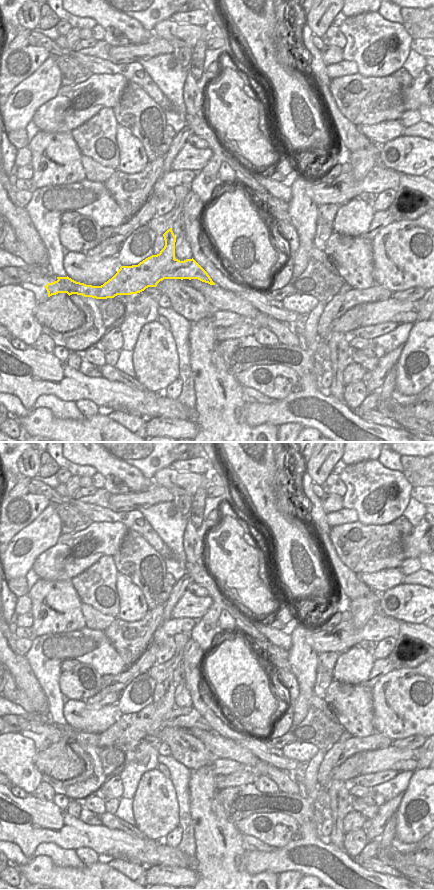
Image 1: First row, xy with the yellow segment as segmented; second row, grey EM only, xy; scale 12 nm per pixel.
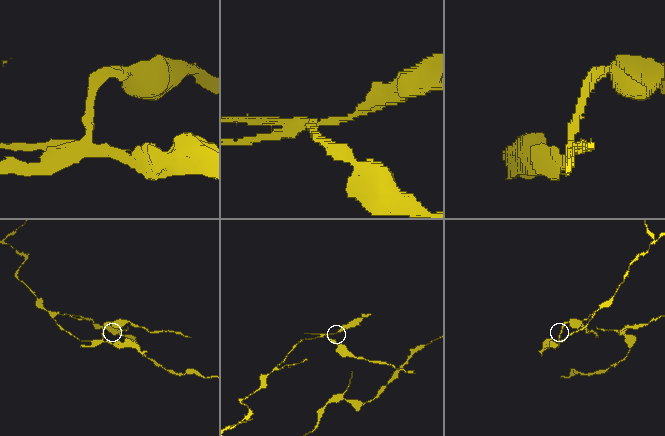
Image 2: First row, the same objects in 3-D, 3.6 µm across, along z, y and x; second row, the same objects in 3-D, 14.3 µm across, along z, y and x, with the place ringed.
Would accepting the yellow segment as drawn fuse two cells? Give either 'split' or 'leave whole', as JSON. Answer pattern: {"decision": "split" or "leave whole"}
{"decision": "leave whole"}

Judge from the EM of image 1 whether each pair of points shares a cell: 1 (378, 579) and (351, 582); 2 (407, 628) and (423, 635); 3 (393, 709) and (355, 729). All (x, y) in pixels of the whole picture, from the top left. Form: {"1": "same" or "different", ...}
{"1": "different", "2": "same", "3": "different"}

